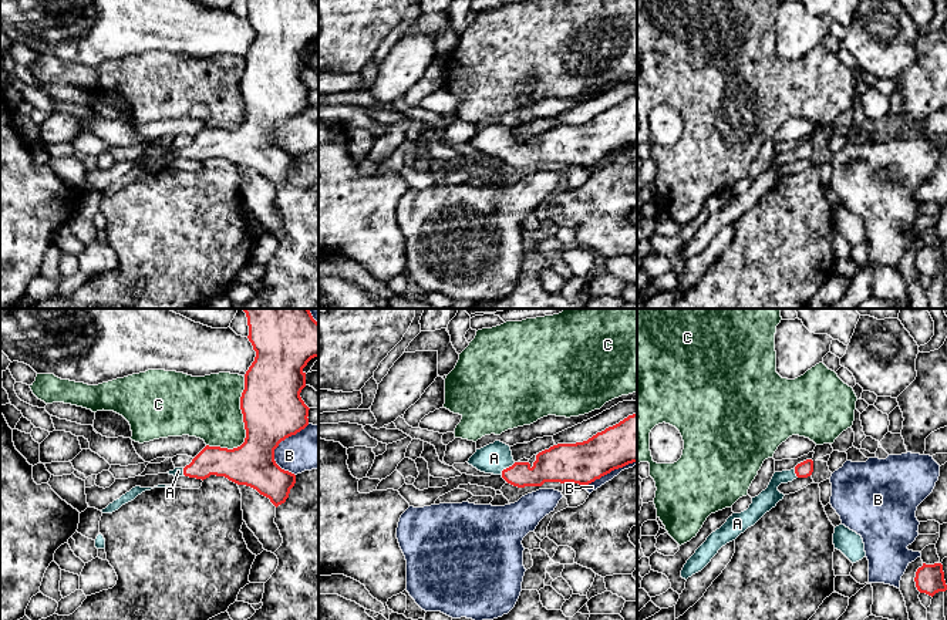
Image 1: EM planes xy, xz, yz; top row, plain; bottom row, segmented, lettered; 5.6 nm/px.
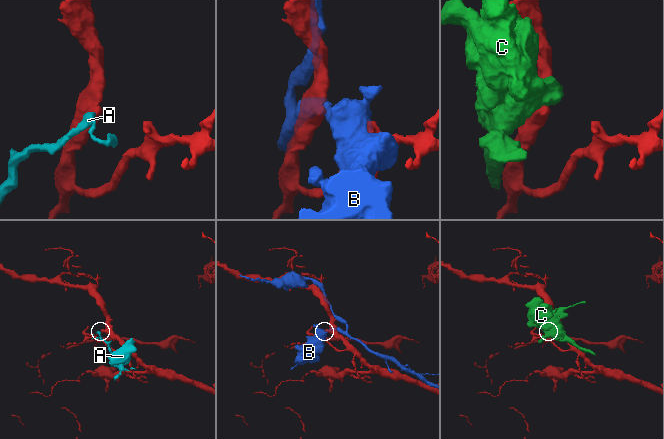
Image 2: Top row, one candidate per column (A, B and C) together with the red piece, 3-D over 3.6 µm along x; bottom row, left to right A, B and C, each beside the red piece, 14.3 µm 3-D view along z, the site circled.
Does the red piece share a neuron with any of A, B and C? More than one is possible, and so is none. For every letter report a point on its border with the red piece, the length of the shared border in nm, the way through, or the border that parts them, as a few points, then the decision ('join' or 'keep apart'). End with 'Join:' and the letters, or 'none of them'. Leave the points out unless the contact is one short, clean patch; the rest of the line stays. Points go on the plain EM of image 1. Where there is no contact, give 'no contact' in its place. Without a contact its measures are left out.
A: contact xz (506, 150); length 110 nm; way xz (550, 147), (541, 154), (506, 150), (494, 140); join
B: contact xy (276, 128); length 300 nm; keep apart
C: contact xy (245, 110); length 440 nm; keep apart
Join: A

